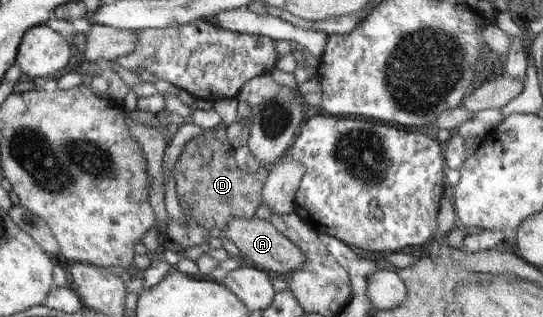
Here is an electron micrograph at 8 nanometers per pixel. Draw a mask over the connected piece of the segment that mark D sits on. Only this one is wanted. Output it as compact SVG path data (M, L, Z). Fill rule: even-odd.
M226 126L204 131L185 144L174 165L174 177L179 204L189 210L194 224L223 229L229 219L253 219L263 204L262 189L269 168L261 165L255 174L241 170L234 158L235 148L226 136Z

